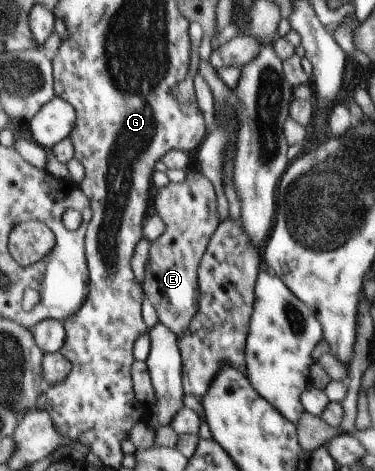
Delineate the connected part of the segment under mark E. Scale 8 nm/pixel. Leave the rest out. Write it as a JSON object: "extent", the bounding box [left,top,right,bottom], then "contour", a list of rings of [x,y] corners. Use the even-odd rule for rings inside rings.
{"extent":[140,171,221,335],"contour":[[[186,171],[183,182],[167,183],[163,188],[153,190],[151,209],[165,225],[165,231],[157,239],[150,242],[149,258],[140,282],[144,298],[155,309],[158,321],[164,324],[174,335],[185,335],[190,327],[191,319],[198,311],[198,266],[207,248],[211,235],[221,220],[218,219],[216,194],[211,181],[201,173]]]}

